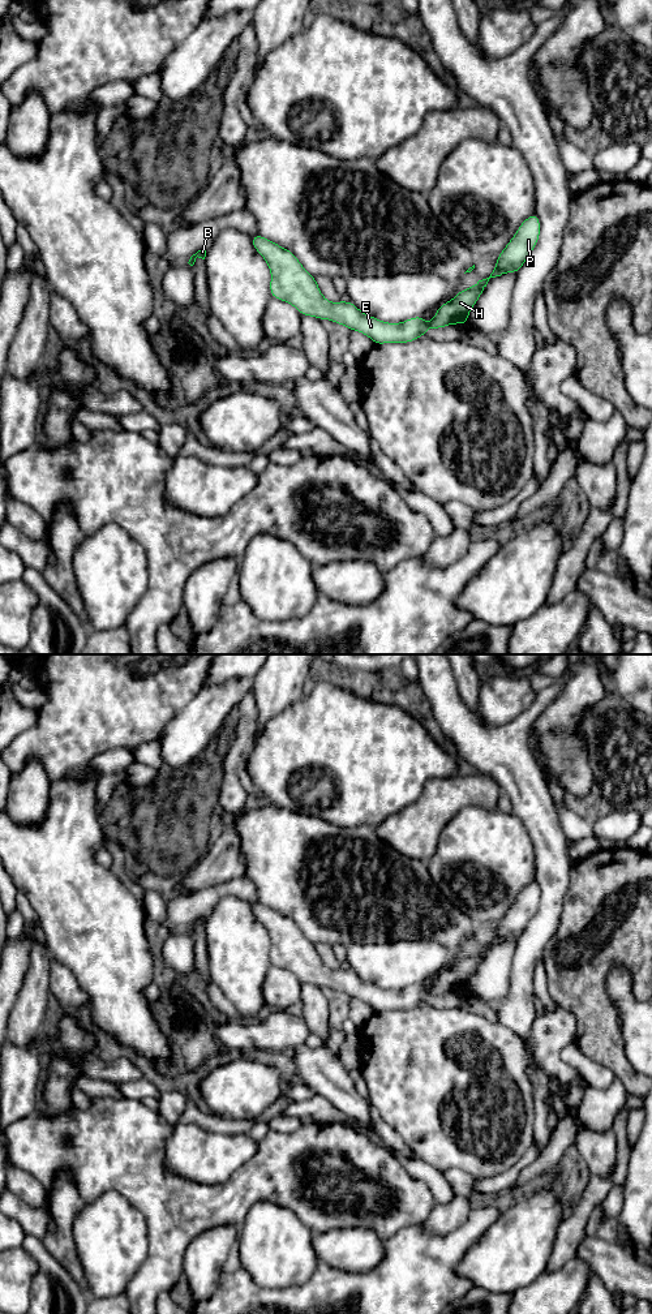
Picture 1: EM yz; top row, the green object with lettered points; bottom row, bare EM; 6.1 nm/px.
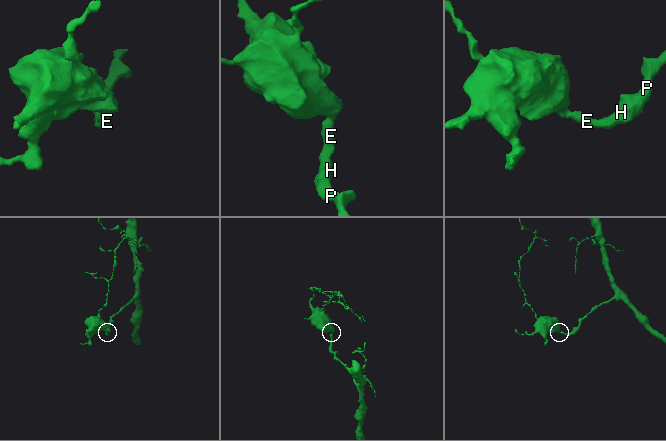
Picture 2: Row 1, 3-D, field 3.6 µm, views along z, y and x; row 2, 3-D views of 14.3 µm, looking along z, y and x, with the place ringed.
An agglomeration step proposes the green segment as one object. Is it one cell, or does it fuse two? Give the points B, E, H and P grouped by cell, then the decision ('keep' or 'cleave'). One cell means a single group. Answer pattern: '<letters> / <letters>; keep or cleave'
B E H P; keep

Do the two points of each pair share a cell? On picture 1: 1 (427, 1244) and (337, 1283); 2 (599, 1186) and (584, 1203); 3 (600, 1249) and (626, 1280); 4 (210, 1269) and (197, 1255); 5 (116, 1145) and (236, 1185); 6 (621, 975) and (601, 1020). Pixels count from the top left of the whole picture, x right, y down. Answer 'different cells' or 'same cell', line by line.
1: same cell
2: same cell
3: same cell
4: same cell
5: same cell
6: different cells

